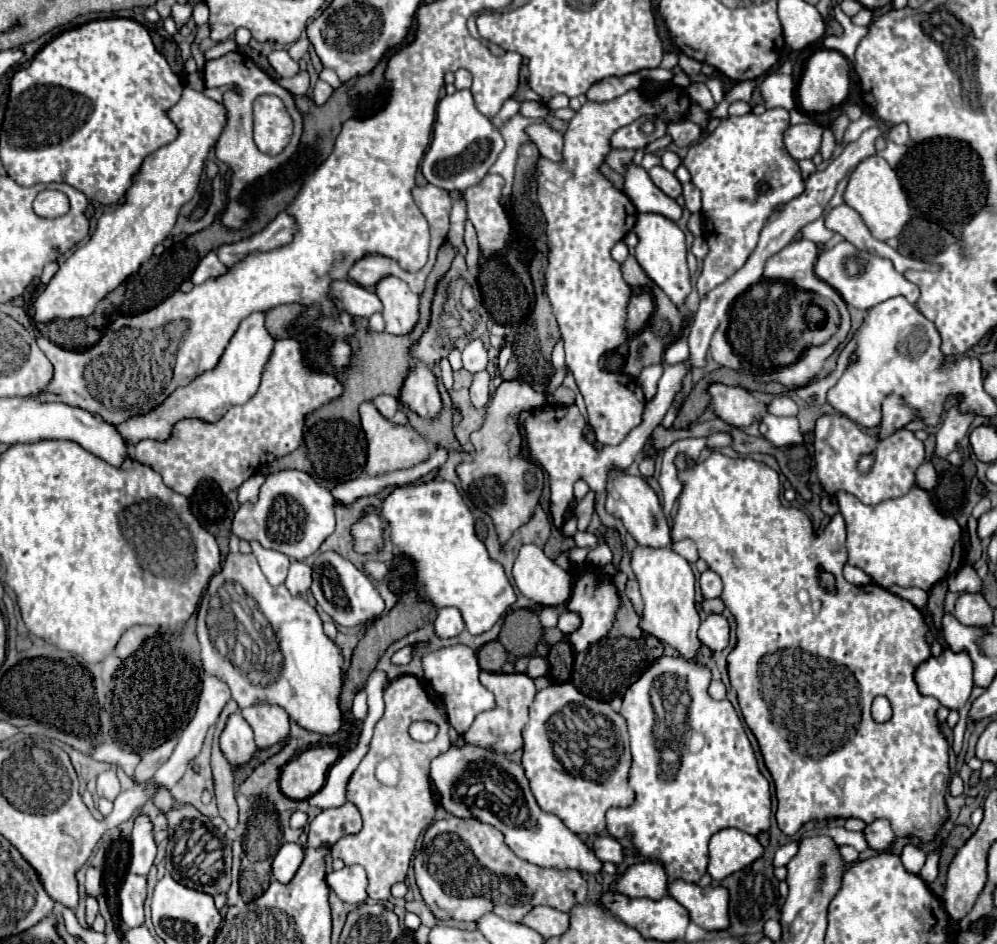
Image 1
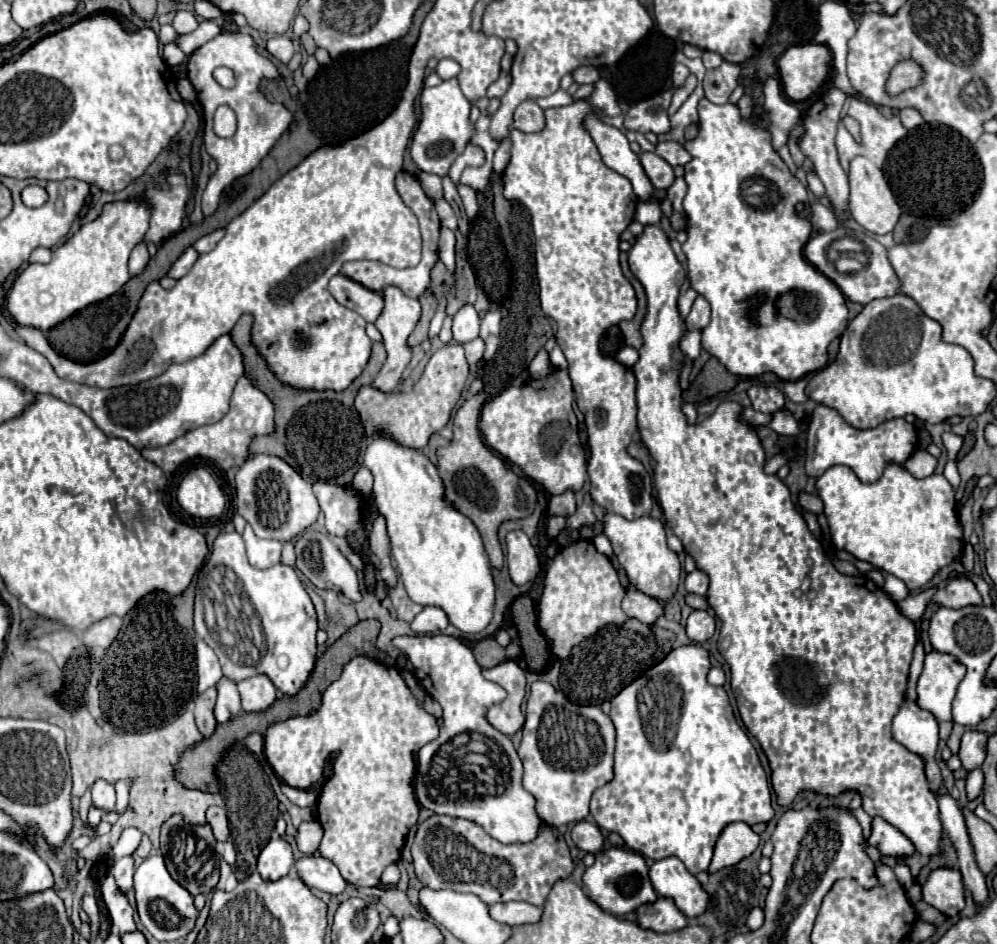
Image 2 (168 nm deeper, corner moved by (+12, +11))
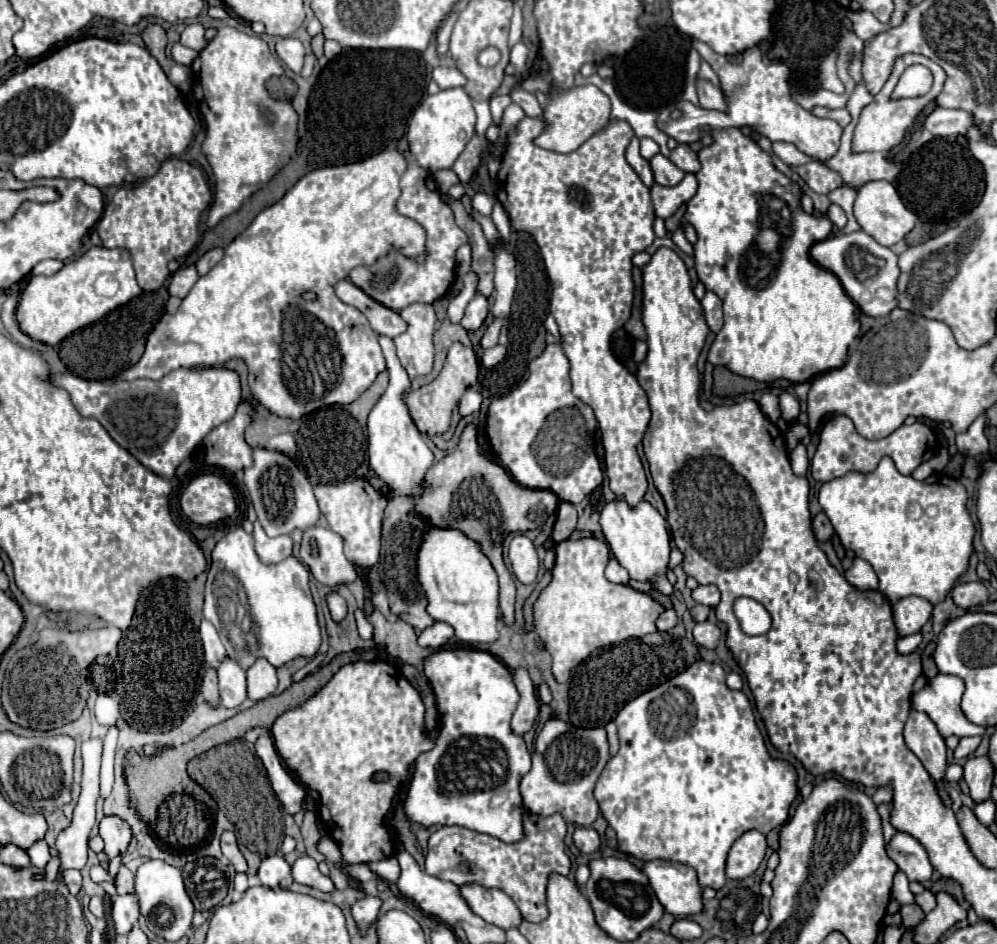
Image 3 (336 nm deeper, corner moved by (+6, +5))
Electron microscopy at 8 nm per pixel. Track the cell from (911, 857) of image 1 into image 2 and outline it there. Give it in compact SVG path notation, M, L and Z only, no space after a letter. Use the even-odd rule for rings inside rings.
M898 864L894 872L896 872L898 882L900 882L904 888L910 888L910 886L912 886L912 874L910 874L910 870L908 870L906 864Z

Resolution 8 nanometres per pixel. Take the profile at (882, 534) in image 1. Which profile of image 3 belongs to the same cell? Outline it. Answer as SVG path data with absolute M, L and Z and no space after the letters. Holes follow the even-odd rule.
M882 458L878 468L870 474L848 472L846 476L822 484L818 492L818 502L830 518L840 544L846 550L856 552L858 558L866 560L874 568L880 580L878 590L886 594L892 604L906 596L920 596L938 604L966 572L974 538L974 524L970 520L966 500L966 488L958 480L952 478L952 486L944 484L942 474L932 474L926 480L914 480L912 476L900 474L890 458Z

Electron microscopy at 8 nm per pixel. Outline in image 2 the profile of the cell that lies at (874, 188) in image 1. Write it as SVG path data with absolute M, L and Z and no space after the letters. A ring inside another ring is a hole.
M858 156L858 158L852 160L848 176L850 176L850 200L848 200L848 204L850 204L852 218L864 230L868 230L872 234L888 234L888 232L892 232L896 222L898 222L898 218L900 218L900 214L902 214L902 210L900 210L900 206L898 206L888 182L886 182L882 170L876 168L868 158Z

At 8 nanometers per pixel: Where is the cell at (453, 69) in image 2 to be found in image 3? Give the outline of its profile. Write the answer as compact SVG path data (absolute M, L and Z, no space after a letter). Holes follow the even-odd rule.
M436 66L434 72L432 72L432 78L436 80L436 84L442 90L466 84L466 76L458 68L454 68L454 66Z

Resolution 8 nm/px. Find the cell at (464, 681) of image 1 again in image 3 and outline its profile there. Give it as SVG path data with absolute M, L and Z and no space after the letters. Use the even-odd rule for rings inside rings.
M442 648L424 658L424 674L430 680L440 712L440 734L430 752L416 758L416 768L406 790L404 812L410 820L430 826L464 826L474 832L494 836L506 844L524 838L522 816L526 808L518 784L530 770L530 754L522 736L512 734L510 718L518 704L518 690L512 684L508 668L492 654L470 648Z

